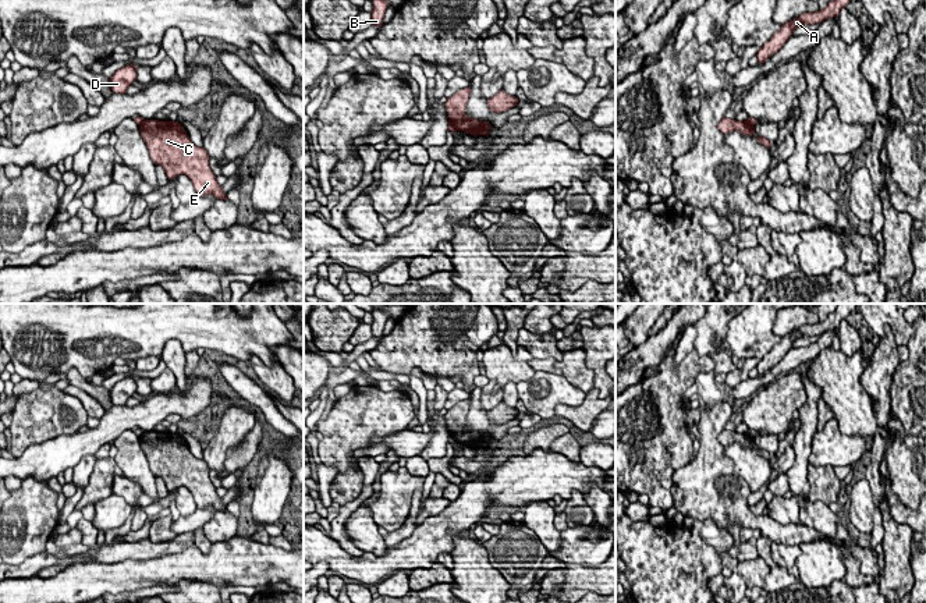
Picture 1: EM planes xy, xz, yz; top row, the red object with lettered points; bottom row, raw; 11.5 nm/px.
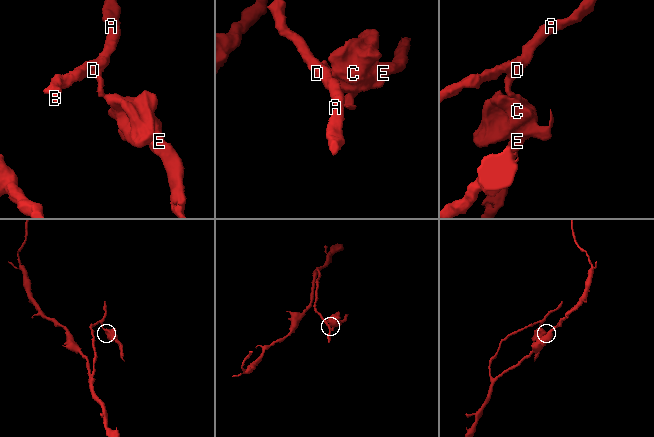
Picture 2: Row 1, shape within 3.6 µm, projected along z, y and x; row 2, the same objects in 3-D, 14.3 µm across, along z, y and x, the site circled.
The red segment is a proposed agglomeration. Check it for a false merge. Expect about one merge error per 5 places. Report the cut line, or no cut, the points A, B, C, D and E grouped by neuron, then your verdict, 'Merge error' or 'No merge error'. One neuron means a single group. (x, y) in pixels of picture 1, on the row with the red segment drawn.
Split along xz (450, 120), (457, 130). Groups: A B D / C E. Merge error

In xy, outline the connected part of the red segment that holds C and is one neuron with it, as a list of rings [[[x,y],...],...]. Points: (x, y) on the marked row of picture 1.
[[[143,120],[139,132],[149,149],[150,159],[164,169],[168,180],[185,174],[192,181],[198,196],[212,194],[217,199],[228,201],[210,169],[207,150],[194,145],[178,121]]]

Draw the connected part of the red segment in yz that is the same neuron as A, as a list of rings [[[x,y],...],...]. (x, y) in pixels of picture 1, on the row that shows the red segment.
[[[831,0],[826,8],[815,11],[815,13],[805,13],[798,18],[794,18],[784,25],[781,29],[777,31],[769,42],[766,42],[758,52],[758,63],[764,63],[769,57],[777,53],[785,42],[791,38],[792,32],[802,26],[803,24],[819,24],[824,19],[838,17],[840,11],[849,3],[851,0]]]

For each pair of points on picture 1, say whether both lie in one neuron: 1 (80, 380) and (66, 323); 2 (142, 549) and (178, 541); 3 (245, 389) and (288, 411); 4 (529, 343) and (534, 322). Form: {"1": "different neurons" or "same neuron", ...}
{"1": "different neurons", "2": "same neuron", "3": "different neurons", "4": "different neurons"}

